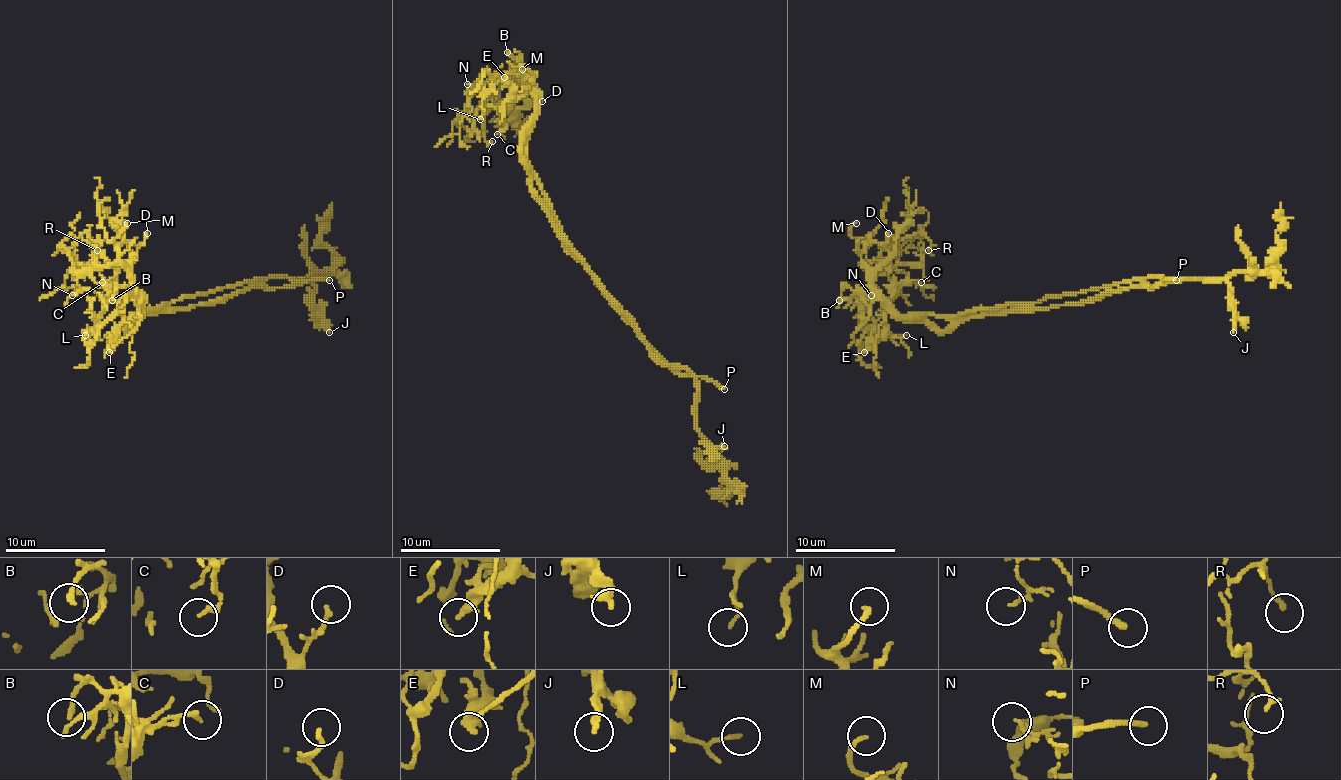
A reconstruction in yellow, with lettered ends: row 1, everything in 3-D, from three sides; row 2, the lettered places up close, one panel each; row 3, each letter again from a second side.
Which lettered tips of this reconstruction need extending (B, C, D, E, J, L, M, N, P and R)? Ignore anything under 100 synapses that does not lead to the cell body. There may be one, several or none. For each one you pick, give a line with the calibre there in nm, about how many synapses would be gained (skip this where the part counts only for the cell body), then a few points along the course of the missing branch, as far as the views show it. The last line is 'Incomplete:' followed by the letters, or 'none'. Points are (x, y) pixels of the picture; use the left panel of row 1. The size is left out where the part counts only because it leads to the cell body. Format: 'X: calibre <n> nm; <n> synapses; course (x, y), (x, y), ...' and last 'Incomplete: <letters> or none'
P: calibre 220 nm; course (329, 280), (367, 295), (362, 295), (357, 327), (379, 345), (384, 367), (384, 400), (364, 435), (374, 450)
Incomplete: P

